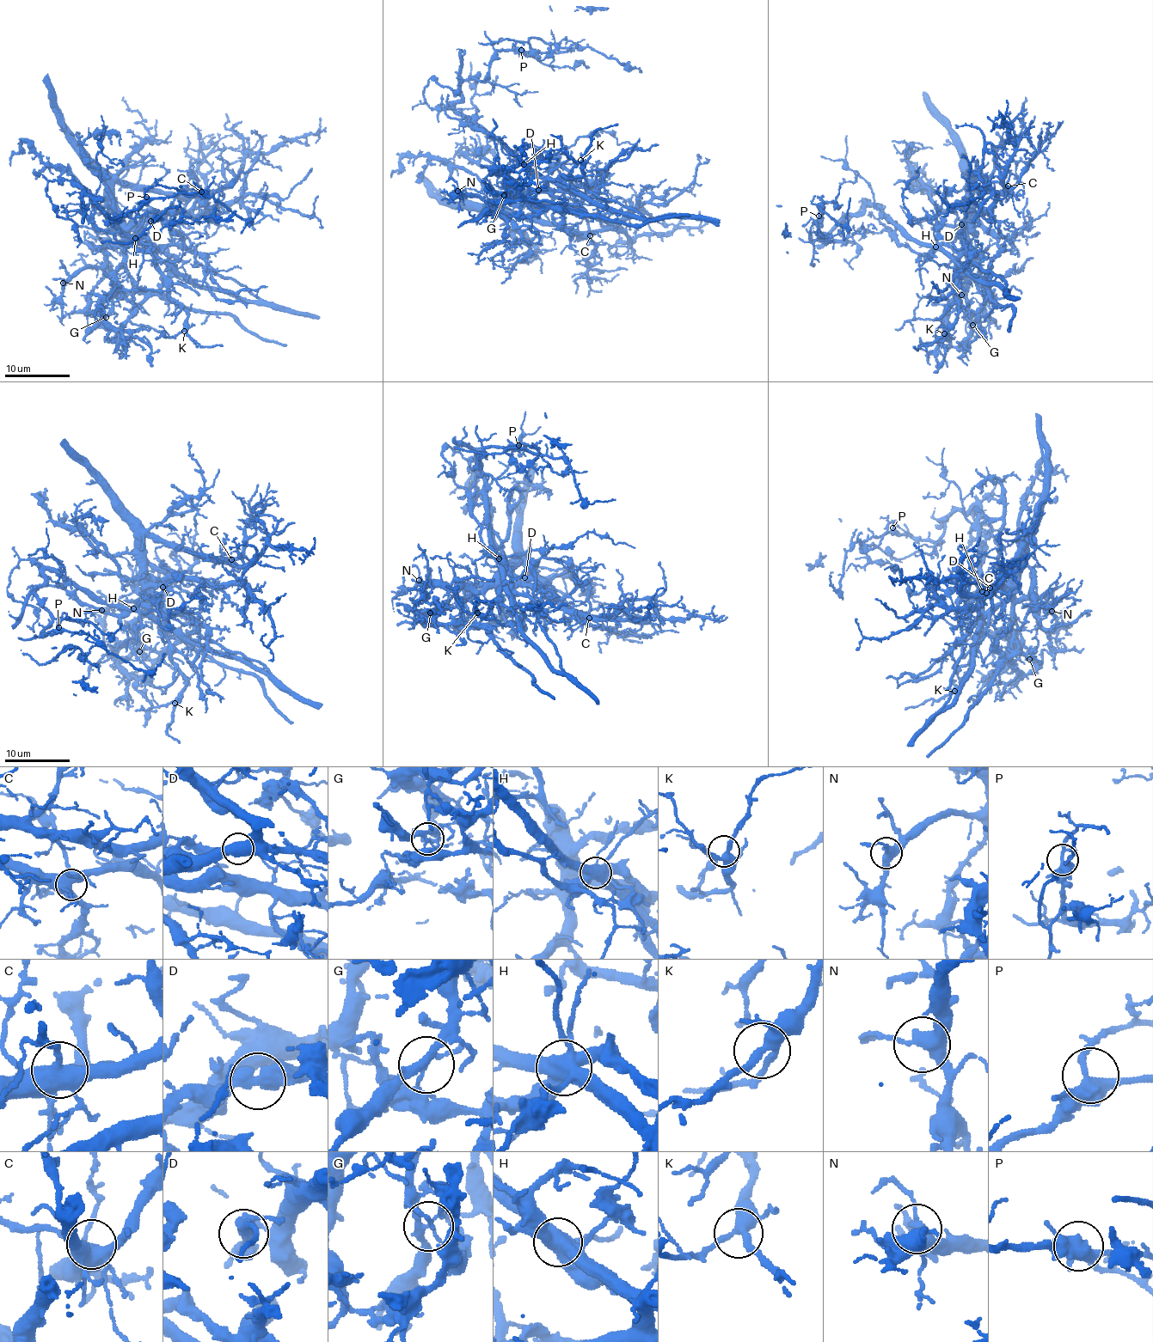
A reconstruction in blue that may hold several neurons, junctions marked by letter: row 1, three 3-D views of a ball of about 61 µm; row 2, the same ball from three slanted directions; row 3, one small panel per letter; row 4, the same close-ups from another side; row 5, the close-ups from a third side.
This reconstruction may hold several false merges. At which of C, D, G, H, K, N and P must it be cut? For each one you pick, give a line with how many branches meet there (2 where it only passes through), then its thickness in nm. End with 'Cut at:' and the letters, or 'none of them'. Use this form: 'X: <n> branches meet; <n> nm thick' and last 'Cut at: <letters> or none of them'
D: 2 branches meet; 440 nm thick
G: 4 branches meet; 240 nm thick
H: 7 branches meet; 600 nm thick
Cut at: D, G, H

